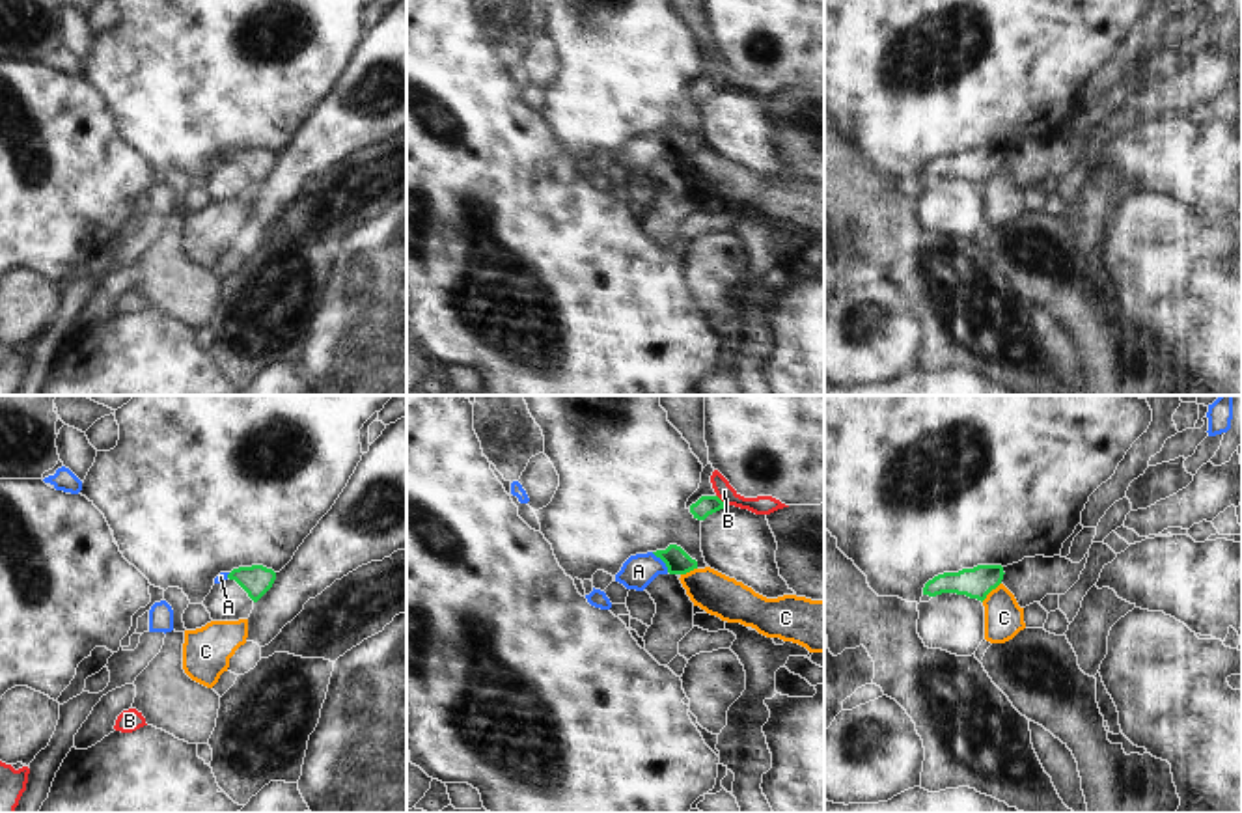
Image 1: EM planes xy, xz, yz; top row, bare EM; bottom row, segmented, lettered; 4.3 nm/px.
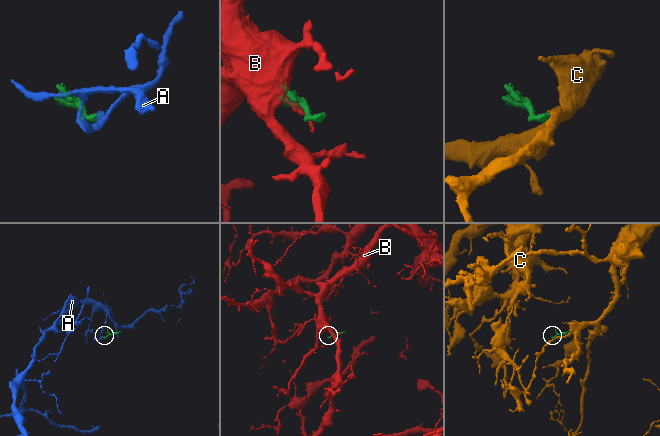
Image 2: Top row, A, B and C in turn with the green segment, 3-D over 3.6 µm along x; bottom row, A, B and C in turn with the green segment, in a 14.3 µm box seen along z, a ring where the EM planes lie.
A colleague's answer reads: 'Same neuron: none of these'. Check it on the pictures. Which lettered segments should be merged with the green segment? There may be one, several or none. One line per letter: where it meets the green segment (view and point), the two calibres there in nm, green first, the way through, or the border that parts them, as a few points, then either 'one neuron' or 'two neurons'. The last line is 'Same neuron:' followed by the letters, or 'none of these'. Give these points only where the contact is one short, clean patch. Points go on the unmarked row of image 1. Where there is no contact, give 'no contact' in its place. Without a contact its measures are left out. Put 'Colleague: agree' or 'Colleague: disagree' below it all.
A: xz (662, 142) | 110/150 nm | across xz (677, 144), (662, 142), (638, 153) | one neuron
B: xz (720, 82) | 90/80 nm | two neurons
C: yz (991, 172) | 140/170 nm | along yz (1000, 165), (981, 183) | two neurons
Same neuron: A
Colleague: disagree

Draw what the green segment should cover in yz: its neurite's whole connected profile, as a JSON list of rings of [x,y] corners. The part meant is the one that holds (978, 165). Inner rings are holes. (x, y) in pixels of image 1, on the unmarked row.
[[[977,147],[959,155],[944,155],[925,166],[923,177],[957,175],[983,185],[1001,166],[1003,157],[1001,147]]]

